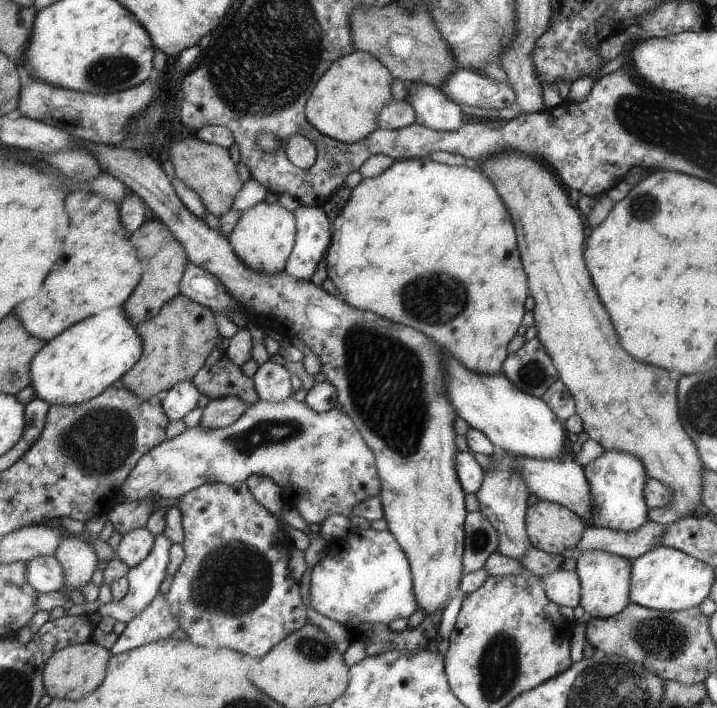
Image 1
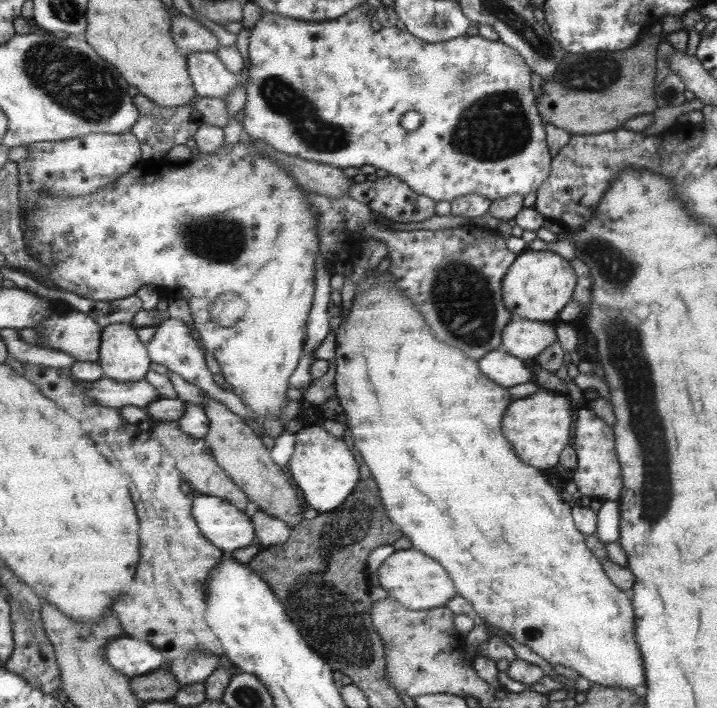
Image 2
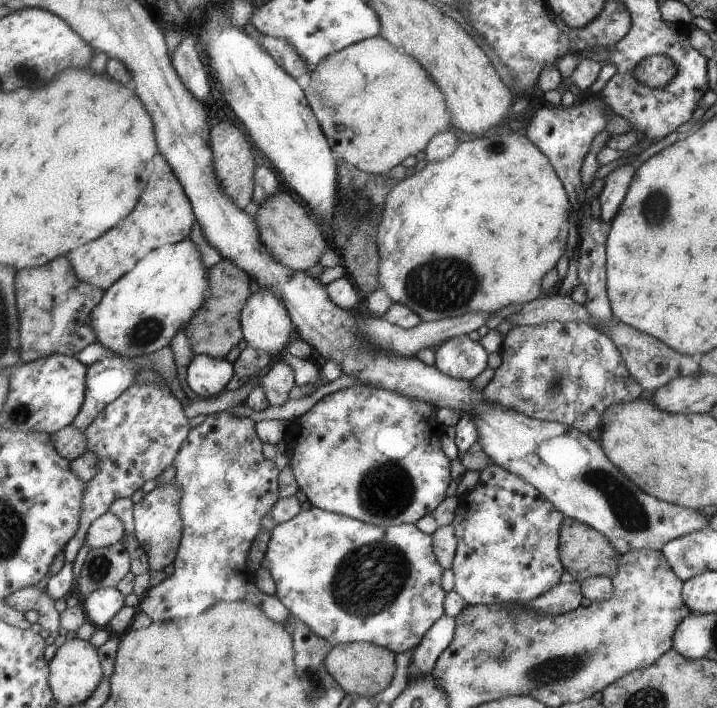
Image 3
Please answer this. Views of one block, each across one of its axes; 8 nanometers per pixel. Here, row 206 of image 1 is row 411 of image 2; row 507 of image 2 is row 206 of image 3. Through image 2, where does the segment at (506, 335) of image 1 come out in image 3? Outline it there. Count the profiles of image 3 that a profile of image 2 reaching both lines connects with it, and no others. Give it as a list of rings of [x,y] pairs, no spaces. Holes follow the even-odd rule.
[[[511,132],[505,136],[491,134],[467,140],[459,143],[451,156],[437,162],[426,162],[425,168],[419,172],[410,174],[400,180],[391,192],[386,196],[383,207],[382,223],[379,224],[378,248],[379,248],[379,286],[392,302],[404,304],[419,316],[421,321],[437,321],[443,318],[451,318],[465,314],[465,312],[495,312],[507,304],[527,303],[539,296],[539,282],[543,274],[555,266],[559,256],[563,254],[565,240],[567,240],[567,212],[569,202],[565,190],[561,188],[561,182],[557,180],[553,172],[553,165],[543,153],[525,135]]]

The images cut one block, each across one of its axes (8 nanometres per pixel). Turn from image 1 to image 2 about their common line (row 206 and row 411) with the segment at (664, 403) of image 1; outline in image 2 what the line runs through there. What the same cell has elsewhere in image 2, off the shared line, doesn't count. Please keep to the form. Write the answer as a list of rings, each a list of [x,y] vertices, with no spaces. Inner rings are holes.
[[[537,390],[529,398],[513,400],[507,408],[507,416],[503,416],[503,436],[515,444],[515,452],[519,452],[519,460],[532,468],[545,470],[555,467],[561,458],[562,451],[571,440],[573,426],[573,406],[565,396],[555,392]]]

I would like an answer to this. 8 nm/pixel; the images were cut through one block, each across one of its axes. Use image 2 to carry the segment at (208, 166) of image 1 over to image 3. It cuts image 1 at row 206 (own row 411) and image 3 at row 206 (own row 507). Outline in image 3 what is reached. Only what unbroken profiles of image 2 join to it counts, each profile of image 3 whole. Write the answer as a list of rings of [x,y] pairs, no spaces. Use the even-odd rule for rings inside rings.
[[[276,192],[258,203],[252,216],[263,248],[267,248],[267,252],[271,252],[271,256],[275,256],[275,260],[279,260],[279,264],[285,268],[303,272],[315,264],[317,256],[325,248],[313,220],[307,216],[303,206],[285,192]]]

